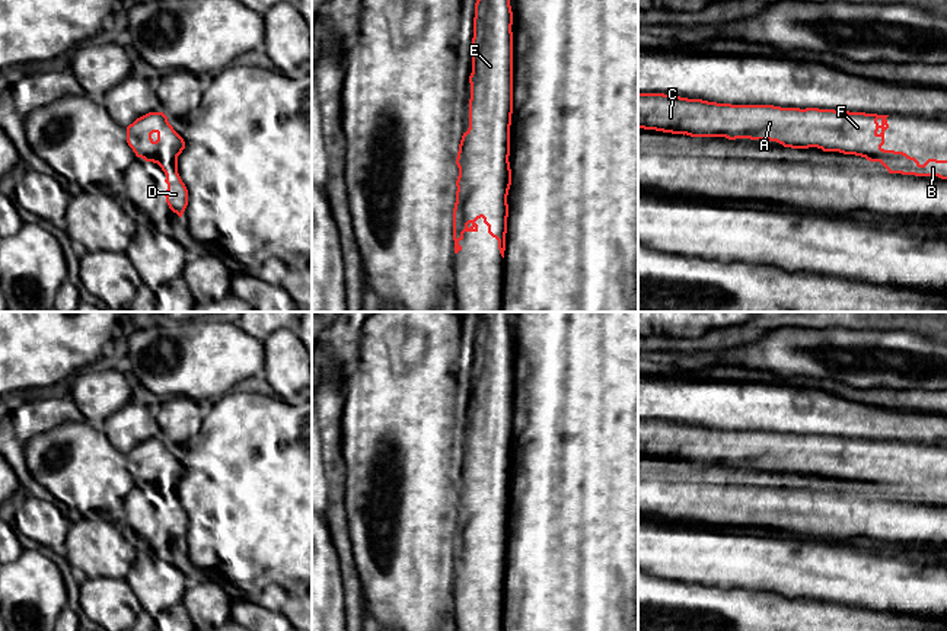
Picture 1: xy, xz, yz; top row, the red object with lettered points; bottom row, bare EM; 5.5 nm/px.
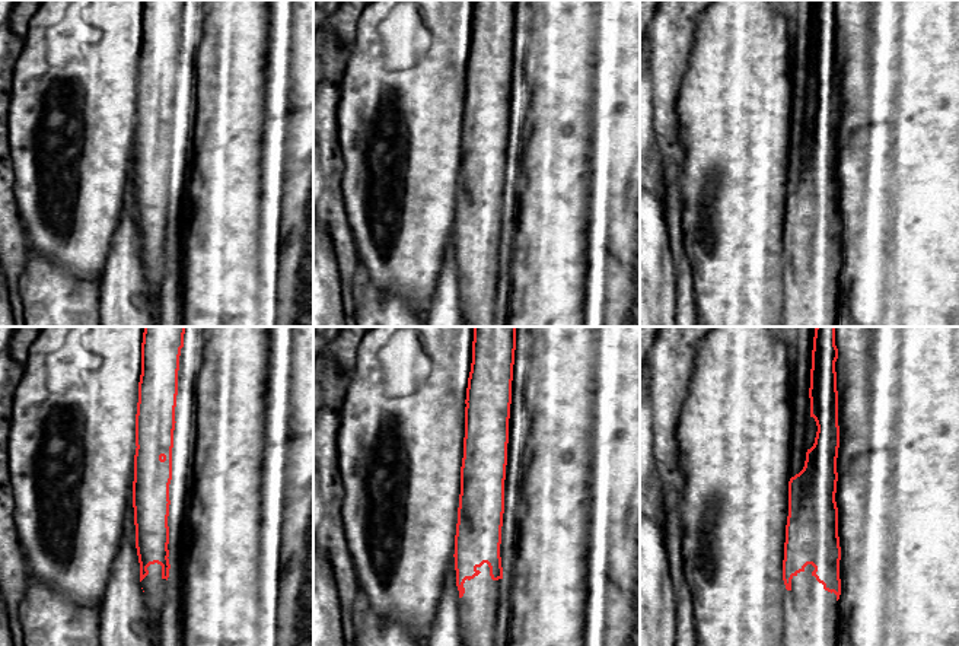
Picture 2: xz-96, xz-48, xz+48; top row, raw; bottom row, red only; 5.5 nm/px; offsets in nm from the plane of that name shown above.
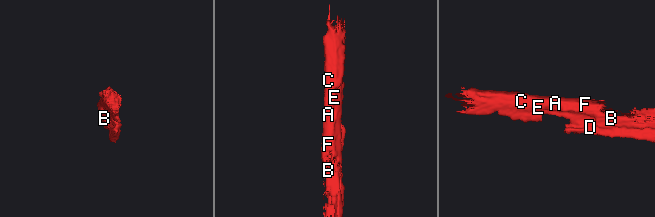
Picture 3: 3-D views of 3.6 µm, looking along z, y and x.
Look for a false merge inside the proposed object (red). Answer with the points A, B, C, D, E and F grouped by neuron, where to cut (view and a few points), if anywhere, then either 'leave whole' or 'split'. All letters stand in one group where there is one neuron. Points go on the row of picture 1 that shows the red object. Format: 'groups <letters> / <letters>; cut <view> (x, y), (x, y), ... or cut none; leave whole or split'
groups A B C D E F; cut none; leave whole

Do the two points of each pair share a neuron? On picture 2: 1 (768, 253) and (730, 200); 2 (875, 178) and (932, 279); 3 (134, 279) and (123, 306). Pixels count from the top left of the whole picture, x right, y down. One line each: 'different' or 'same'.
1: same
2: same
3: same

